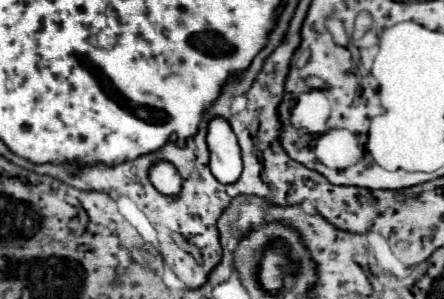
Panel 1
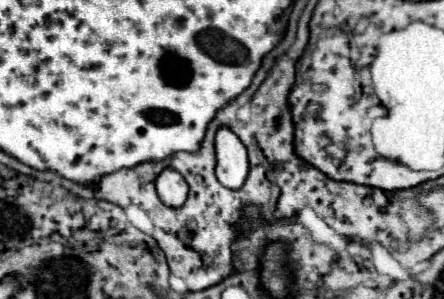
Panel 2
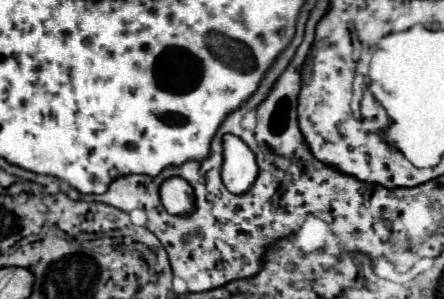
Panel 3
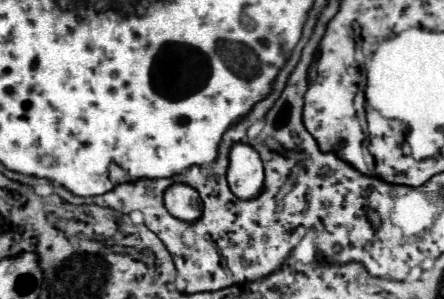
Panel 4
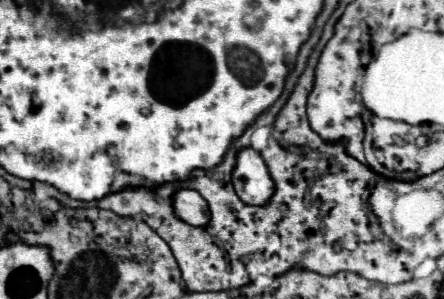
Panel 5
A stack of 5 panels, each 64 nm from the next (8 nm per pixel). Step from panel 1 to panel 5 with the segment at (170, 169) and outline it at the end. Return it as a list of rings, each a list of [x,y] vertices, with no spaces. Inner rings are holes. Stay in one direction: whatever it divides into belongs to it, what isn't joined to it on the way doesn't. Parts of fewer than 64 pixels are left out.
[[[180,190],[174,196],[174,212],[180,220],[192,226],[208,226],[208,202],[196,190]]]

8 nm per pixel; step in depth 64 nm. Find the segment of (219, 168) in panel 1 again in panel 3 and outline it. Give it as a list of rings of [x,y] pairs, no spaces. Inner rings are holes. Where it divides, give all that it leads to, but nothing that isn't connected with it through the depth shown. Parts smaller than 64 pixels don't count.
[[[224,136],[222,180],[232,194],[244,194],[256,182],[258,164],[254,152],[236,136]]]

